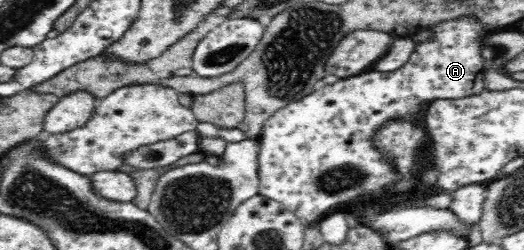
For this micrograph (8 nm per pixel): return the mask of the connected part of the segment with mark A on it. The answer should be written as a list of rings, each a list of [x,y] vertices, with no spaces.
[[[461,17],[457,20],[439,23],[431,29],[432,32],[434,32],[434,39],[432,41],[425,41],[425,44],[417,44],[415,52],[411,54],[409,62],[407,62],[403,68],[399,68],[399,70],[395,70],[395,72],[378,72],[371,70],[368,73],[361,73],[358,76],[341,79],[339,82],[335,82],[335,84],[326,85],[324,88],[321,88],[321,90],[314,90],[301,100],[287,104],[287,107],[279,108],[279,111],[276,111],[265,124],[263,124],[263,128],[258,137],[259,152],[257,152],[257,170],[258,180],[260,181],[259,194],[280,202],[287,210],[290,210],[295,216],[298,216],[305,227],[308,225],[317,225],[324,217],[332,215],[333,213],[339,213],[341,212],[339,210],[347,208],[347,206],[351,206],[351,204],[363,204],[372,199],[389,195],[386,193],[386,189],[390,184],[396,182],[395,171],[393,171],[393,165],[383,157],[383,153],[379,153],[379,151],[371,145],[373,132],[375,132],[381,124],[385,124],[392,119],[405,119],[407,121],[413,121],[414,123],[415,120],[421,117],[423,104],[430,104],[433,100],[457,100],[468,96],[479,95],[485,90],[484,59],[481,57],[480,52],[482,47],[485,46],[483,36],[486,36],[489,30],[485,30],[485,27],[483,27],[477,19],[471,19],[471,17]]]

